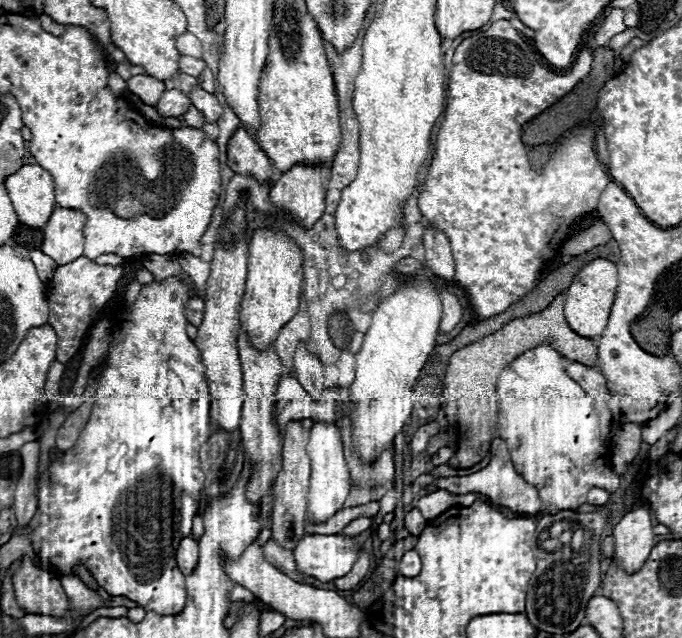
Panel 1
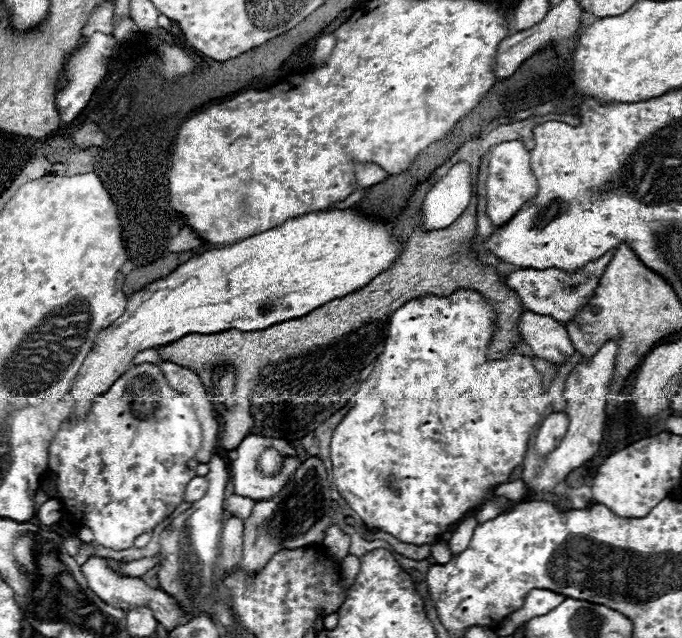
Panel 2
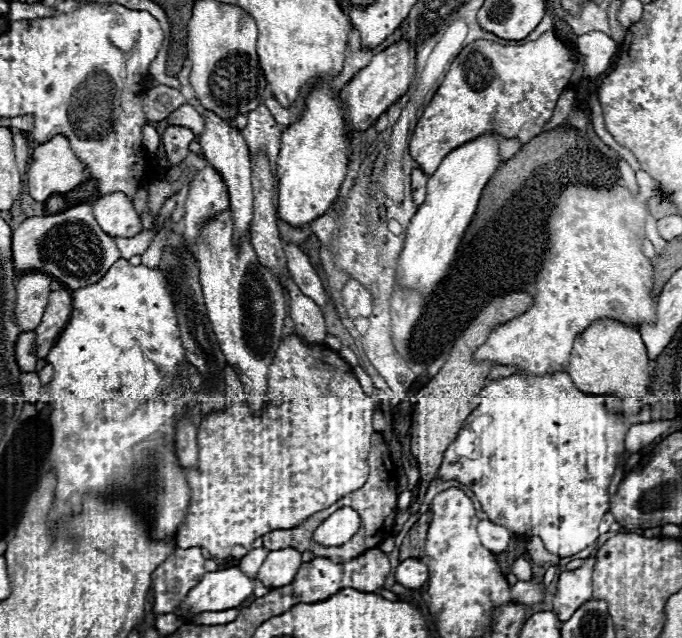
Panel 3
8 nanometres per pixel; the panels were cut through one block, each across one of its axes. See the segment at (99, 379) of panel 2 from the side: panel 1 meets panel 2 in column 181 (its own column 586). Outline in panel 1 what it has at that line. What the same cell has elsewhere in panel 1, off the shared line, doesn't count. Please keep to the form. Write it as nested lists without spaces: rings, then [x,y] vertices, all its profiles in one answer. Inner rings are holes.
[[[596,258],[588,262],[580,274],[574,278],[572,286],[566,292],[566,306],[564,306],[564,316],[574,332],[578,332],[584,338],[598,338],[608,324],[610,318],[610,308],[614,304],[618,288],[618,272],[616,266],[606,260],[606,258]]]

